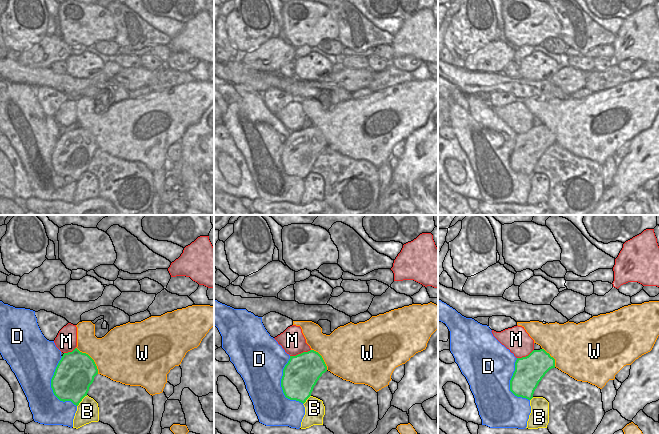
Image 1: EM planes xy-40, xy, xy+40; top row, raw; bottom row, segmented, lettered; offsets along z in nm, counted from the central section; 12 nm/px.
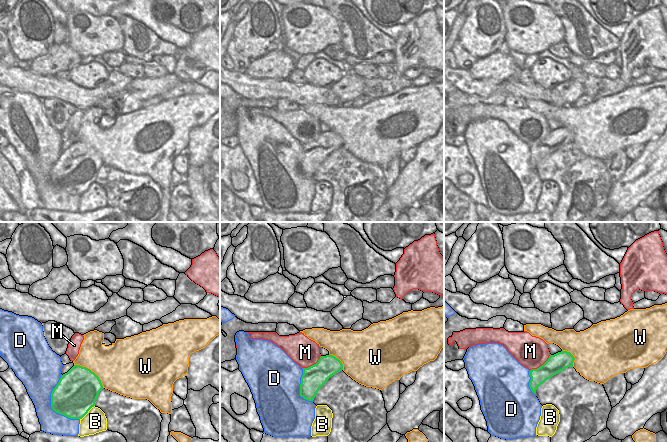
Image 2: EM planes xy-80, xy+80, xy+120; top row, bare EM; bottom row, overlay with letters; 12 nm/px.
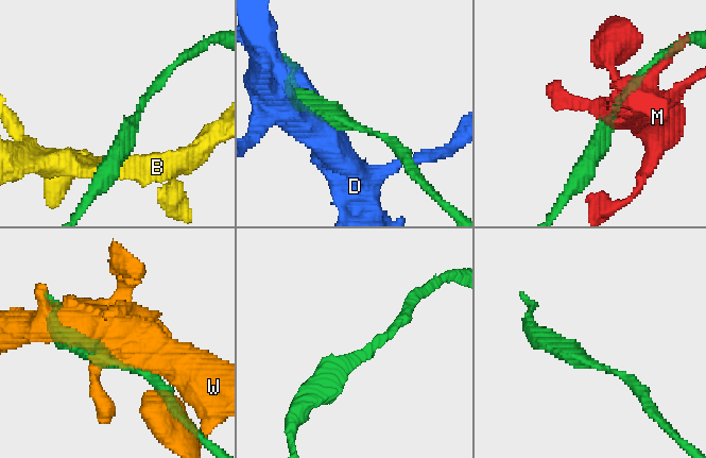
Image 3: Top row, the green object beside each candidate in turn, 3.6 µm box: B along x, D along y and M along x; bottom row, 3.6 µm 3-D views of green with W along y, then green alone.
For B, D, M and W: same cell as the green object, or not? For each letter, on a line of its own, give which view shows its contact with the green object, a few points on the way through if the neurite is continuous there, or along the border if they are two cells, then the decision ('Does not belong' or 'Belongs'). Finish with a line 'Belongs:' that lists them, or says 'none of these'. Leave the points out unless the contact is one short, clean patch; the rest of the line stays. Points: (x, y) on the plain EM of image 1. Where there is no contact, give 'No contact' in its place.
B: Touches green in xy-40. Does not belong
D: Touches green in xy-40. Does not belong
M: Touches green in xy. Does not belong
W: Touches green in xy-40. Does not belong
Belongs: none of these

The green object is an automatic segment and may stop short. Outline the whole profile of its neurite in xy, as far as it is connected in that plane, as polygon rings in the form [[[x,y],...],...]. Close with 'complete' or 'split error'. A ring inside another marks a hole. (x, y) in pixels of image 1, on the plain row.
[[[314,127],[290,132],[283,145],[281,163],[286,174],[305,179],[327,142],[322,132]]]; complete

